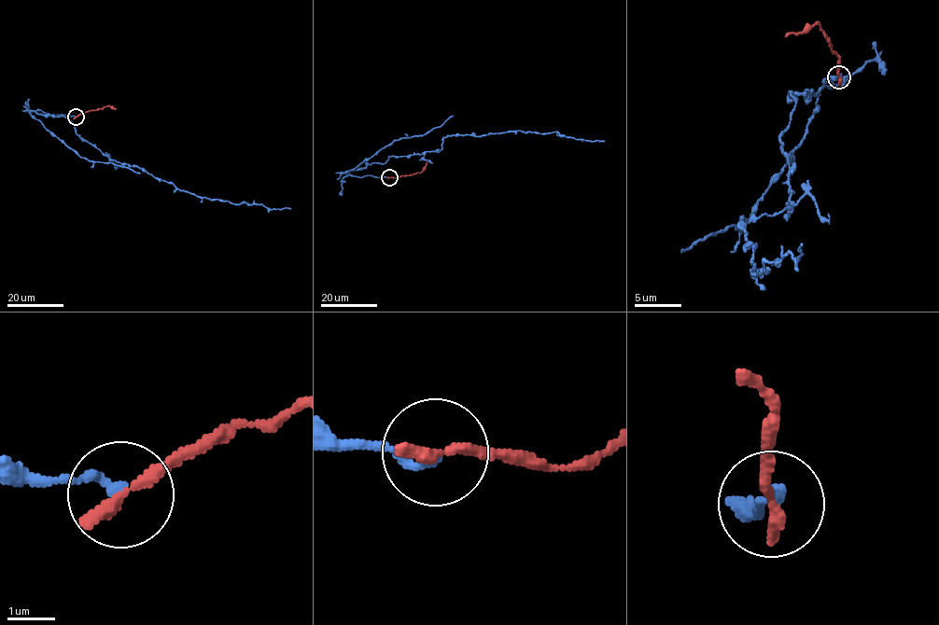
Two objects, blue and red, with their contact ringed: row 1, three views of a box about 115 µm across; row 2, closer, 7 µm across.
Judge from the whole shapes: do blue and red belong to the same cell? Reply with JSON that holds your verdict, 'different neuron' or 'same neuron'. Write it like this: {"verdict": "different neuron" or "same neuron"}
{"verdict": "different neuron"}

